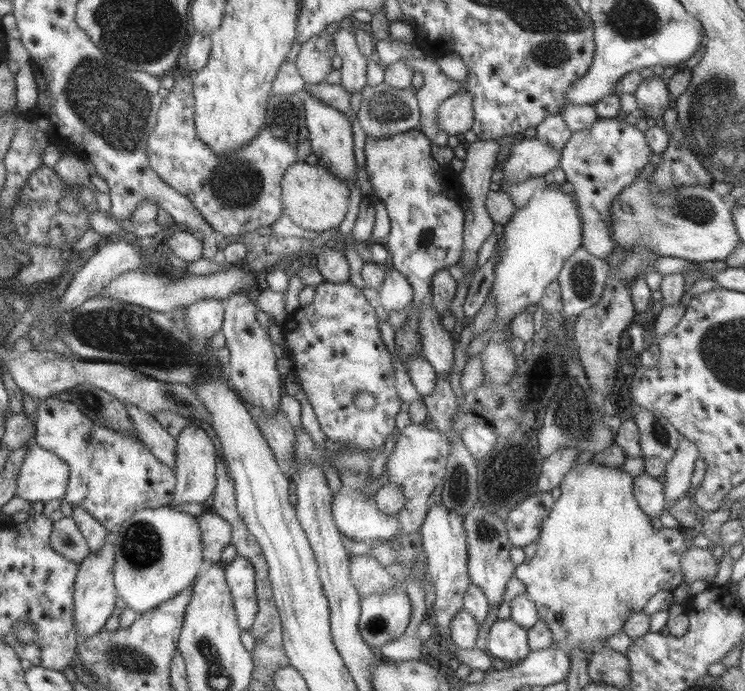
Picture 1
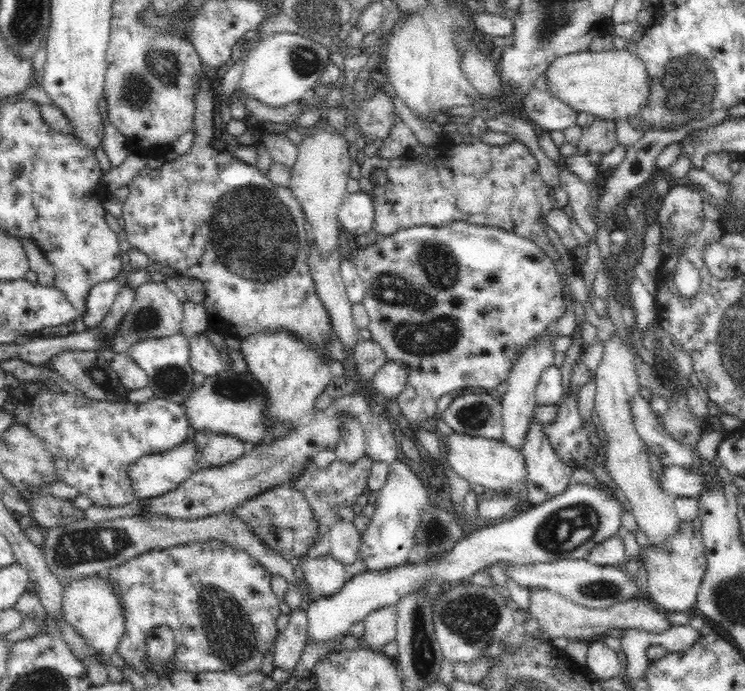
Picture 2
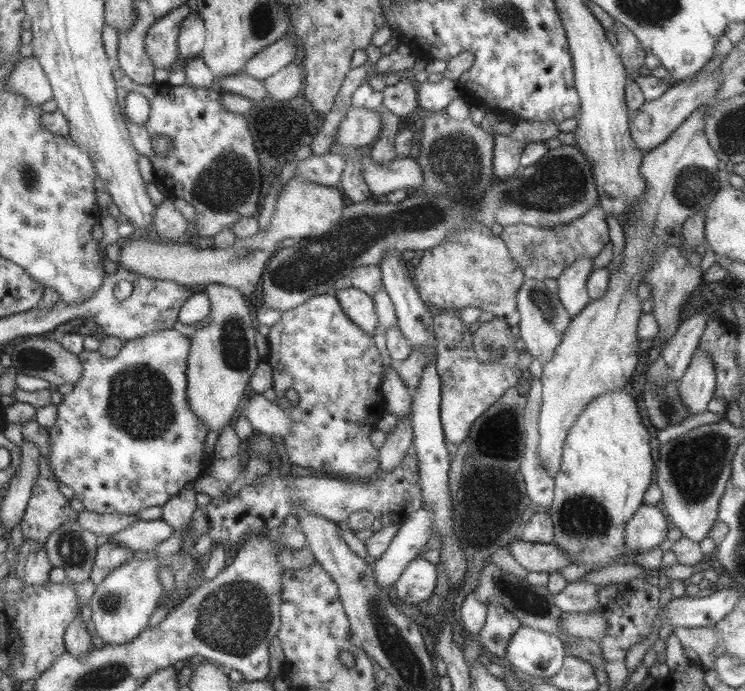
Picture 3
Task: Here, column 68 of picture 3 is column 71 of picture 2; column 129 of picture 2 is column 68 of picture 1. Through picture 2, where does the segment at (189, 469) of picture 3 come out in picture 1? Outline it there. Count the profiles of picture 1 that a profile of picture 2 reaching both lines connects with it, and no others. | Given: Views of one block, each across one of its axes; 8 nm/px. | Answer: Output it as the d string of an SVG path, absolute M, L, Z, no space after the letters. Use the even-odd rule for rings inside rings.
M58 396L46 398L37 408L34 420L35 443L58 455L68 466L69 478L63 500L86 510L109 530L110 535L117 533L122 523L136 511L166 507L172 501L177 482L175 472L161 464L139 437L93 423L71 401L64 402Z

